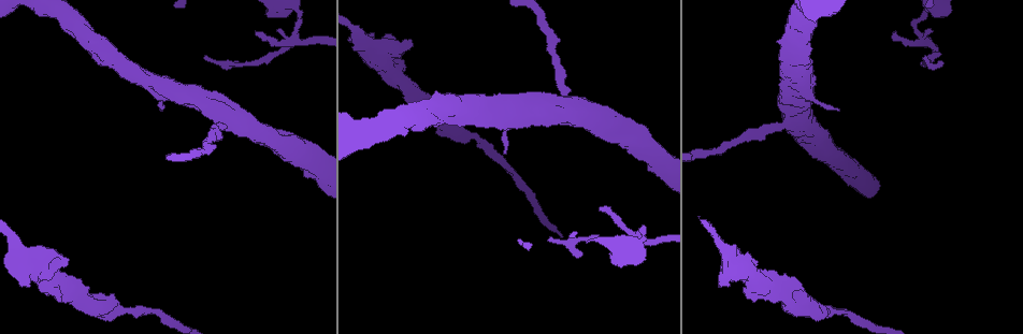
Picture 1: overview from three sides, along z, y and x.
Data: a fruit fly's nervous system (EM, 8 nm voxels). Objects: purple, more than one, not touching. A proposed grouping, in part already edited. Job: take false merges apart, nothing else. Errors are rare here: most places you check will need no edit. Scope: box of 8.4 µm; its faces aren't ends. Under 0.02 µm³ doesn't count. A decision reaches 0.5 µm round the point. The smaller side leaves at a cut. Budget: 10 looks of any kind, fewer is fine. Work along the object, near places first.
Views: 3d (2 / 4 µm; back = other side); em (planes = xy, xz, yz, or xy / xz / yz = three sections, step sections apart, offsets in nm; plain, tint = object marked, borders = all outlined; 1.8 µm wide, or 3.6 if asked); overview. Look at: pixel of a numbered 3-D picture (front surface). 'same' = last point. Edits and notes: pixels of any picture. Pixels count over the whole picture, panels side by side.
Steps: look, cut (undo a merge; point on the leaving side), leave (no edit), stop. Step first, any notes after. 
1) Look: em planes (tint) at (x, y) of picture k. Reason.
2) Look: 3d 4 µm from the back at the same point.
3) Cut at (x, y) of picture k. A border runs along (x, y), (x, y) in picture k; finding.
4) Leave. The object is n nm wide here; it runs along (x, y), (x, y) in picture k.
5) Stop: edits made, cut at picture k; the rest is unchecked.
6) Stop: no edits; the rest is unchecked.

Look: em xy step 8 (tint) at (501, 112) of picture 1. Calibre changes.

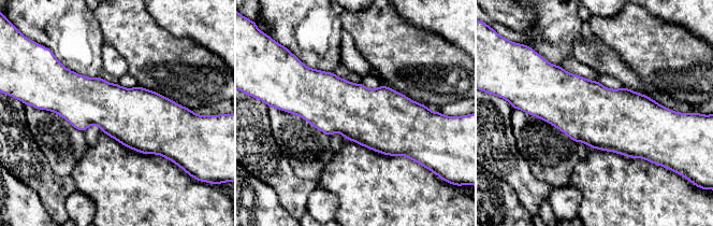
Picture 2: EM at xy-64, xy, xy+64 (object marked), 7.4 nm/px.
Look: em planes (borders) at the same point. Another direction.

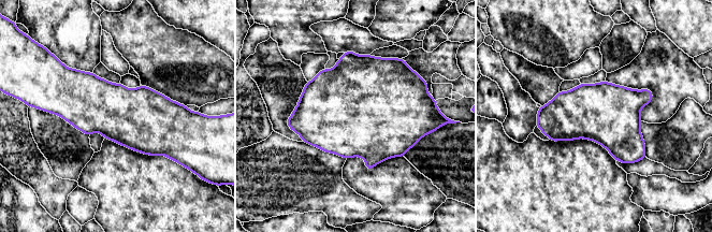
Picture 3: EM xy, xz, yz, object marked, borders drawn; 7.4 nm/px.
Leave. One neuron here.

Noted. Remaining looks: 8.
Look: em planes (tint) at (293, 36) of picture 1. Sharp bend.

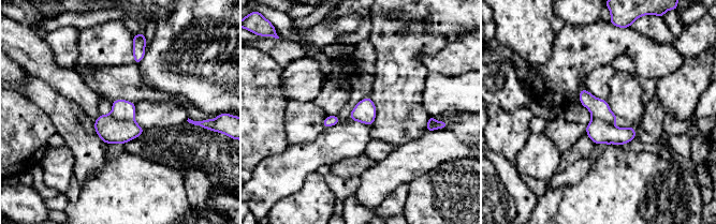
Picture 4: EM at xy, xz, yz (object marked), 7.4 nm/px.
Cut at (111, 130) of picture 4. The object is 160 nm wide here; a border runs along (110, 115), (118, 119), (133, 120) in picture 4; two neurons meet here.

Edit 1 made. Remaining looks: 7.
Look: overview.

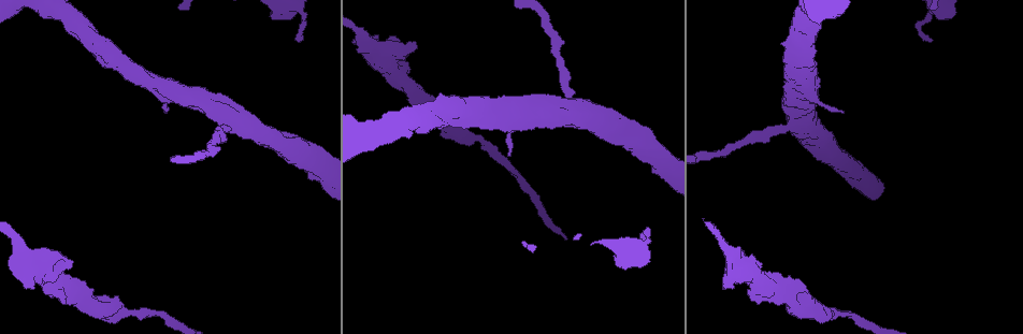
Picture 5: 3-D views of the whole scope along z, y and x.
Look: em planes (borders) at (827, 311) of picture 5. Sudden change in width.

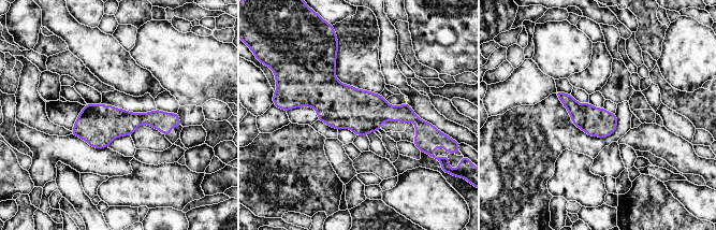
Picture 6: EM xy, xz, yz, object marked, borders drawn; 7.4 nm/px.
Leave. The object is 220 nm wide here; one neuron here.

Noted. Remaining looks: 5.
Look: em 3.6 µm xy step 8 (tint) at (736, 265) of picture 5. Sharp bend.

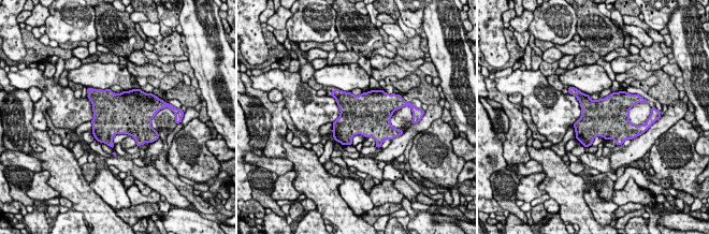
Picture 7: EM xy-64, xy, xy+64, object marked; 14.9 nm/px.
Look: em 3.6 µm planes (borders) at the same point. Cut it another way.

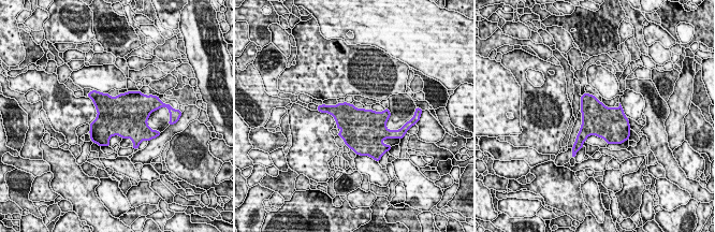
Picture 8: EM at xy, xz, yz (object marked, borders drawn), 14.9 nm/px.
Leave. Continuous, no second neuron.

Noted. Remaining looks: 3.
Stop: edits made, cut at picture 4; the rest is unchecked.

